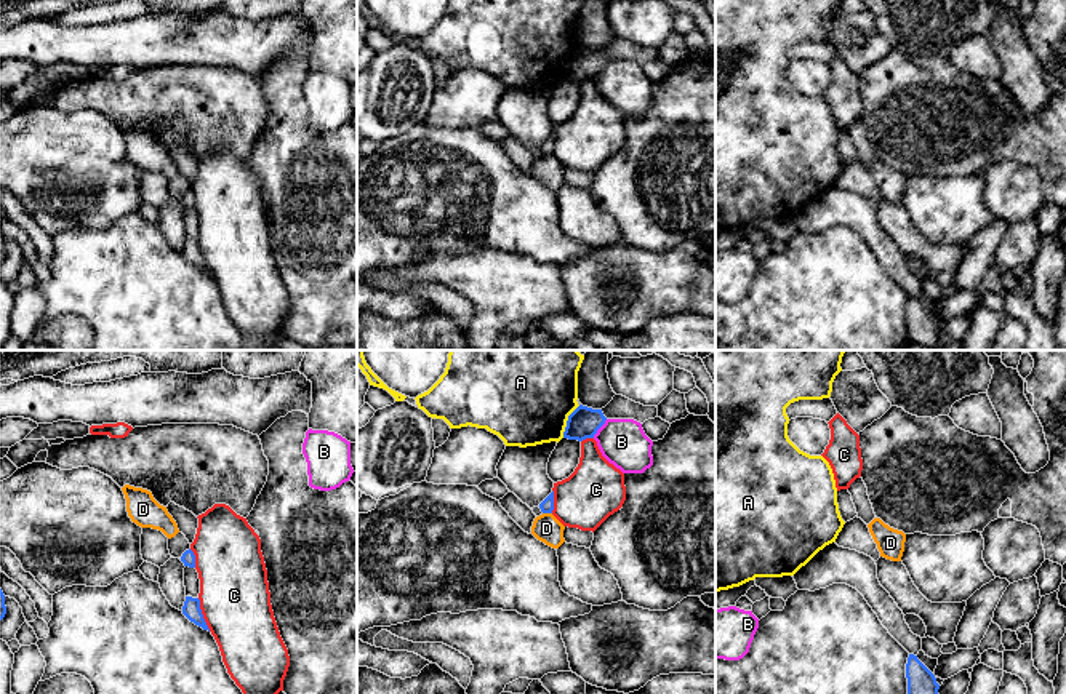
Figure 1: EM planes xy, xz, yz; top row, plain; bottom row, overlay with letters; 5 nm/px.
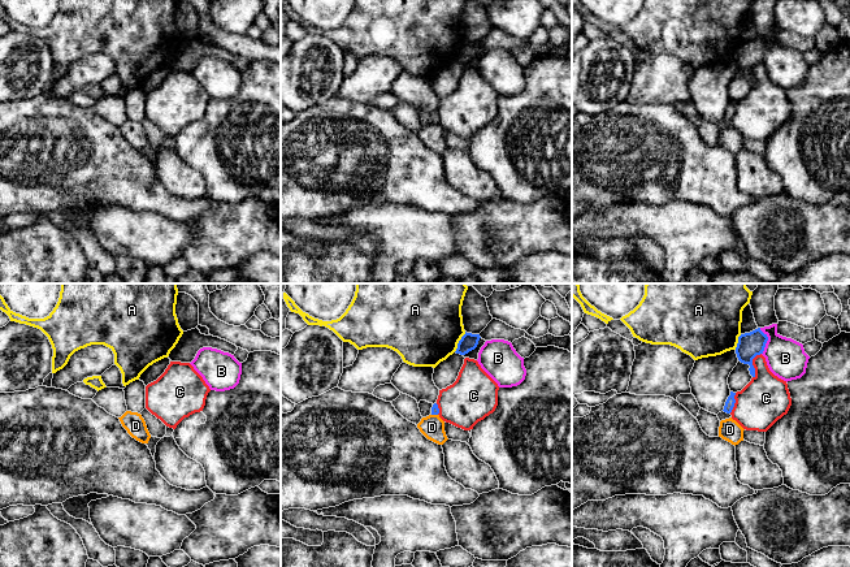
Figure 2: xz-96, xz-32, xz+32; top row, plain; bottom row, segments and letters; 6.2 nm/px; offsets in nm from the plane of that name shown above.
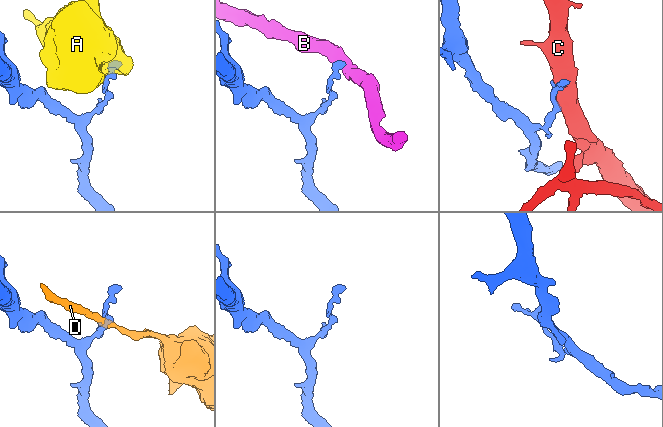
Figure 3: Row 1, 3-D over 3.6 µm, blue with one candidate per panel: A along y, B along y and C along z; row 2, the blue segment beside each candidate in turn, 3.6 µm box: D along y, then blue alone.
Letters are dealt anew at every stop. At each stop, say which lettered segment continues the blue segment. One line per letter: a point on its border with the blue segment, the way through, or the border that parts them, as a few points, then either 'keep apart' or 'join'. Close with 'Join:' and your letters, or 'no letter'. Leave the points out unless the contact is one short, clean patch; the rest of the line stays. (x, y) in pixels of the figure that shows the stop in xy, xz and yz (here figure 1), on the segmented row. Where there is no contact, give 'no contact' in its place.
A: xz (567, 421) | along xz (580, 405), (569, 416), (562, 437) | keep apart
B: xz (599, 427) | along xz (607, 419), (593, 437) | keep apart
C: xy (202, 614) | keep apart
D: xz (548, 512) | along xz (543, 512), (551, 514) | keep apart
Join: no letter

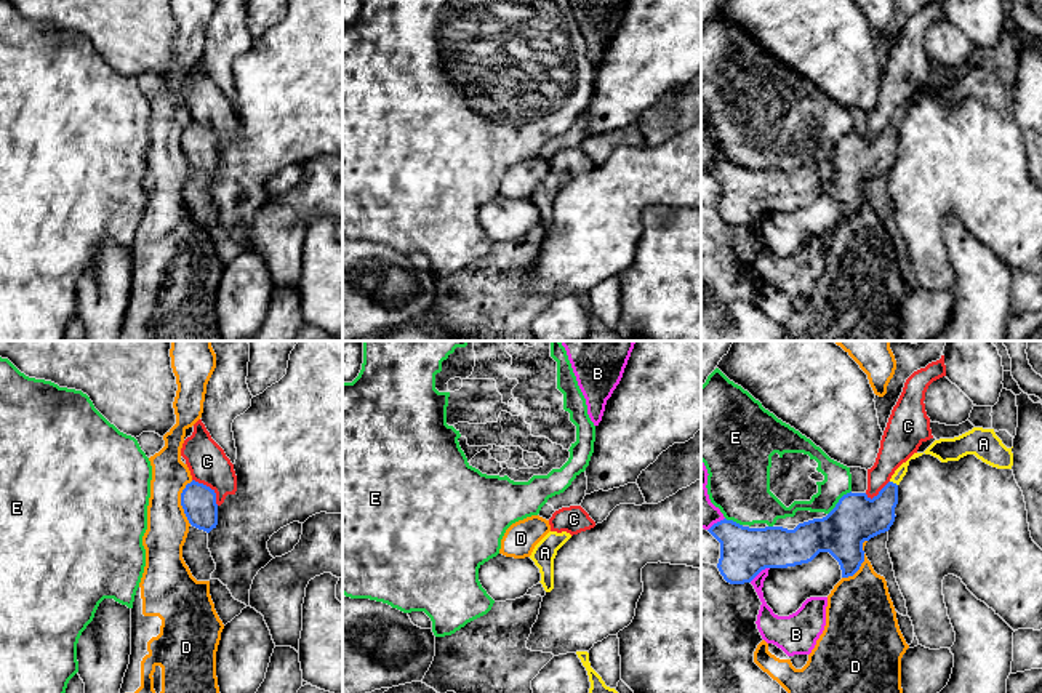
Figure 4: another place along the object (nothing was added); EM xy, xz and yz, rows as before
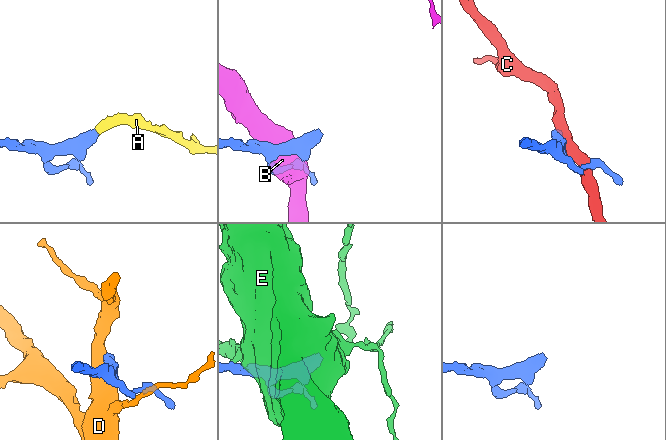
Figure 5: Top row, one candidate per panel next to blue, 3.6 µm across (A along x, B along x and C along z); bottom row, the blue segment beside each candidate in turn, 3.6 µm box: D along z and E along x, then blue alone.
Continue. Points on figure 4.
A: yz (892, 482) | across yz (857, 517), (866, 516), (892, 482), (900, 472) | join
B: yz (759, 572) | keep apart
C: xy (210, 488) | keep apart
D: xy (181, 501) | keep apart
E: yz (839, 501) | keep apart
Join: A

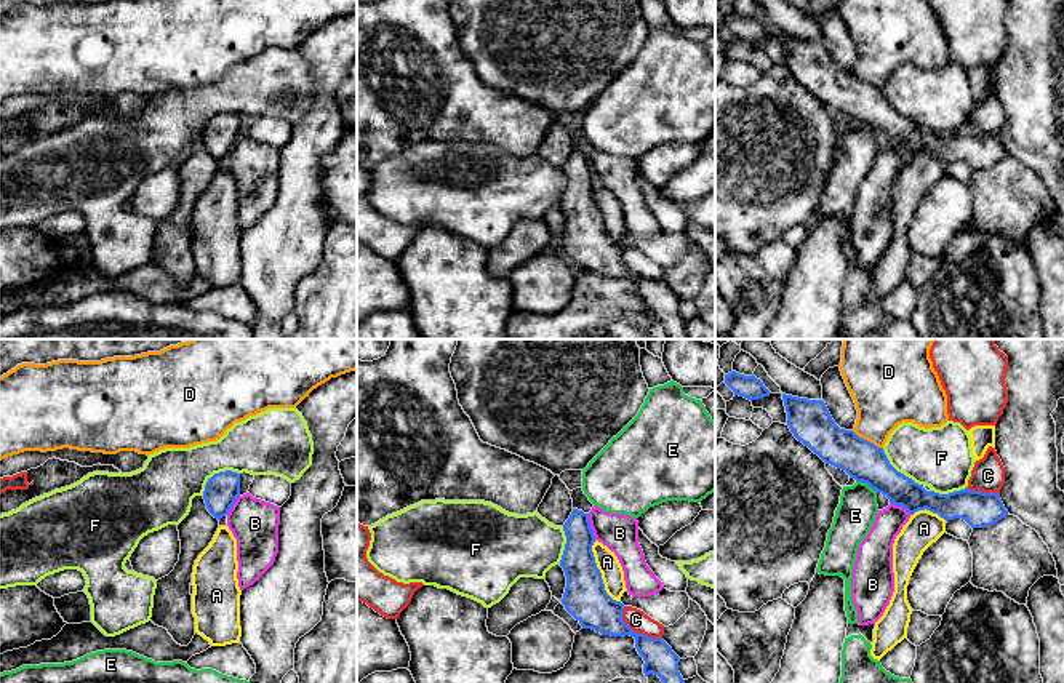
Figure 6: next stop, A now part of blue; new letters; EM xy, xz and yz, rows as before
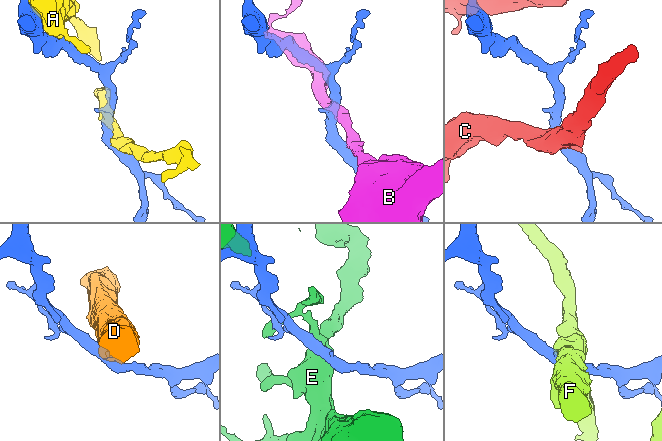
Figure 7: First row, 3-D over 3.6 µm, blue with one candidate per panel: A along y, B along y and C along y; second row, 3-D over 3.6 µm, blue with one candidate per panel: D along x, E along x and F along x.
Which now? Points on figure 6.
A: xz (600, 573) | keep apart
B: xz (589, 527) | along xz (588, 514), (596, 539) | keep apart
C: xz (636, 632) | keep apart
D: yz (866, 440) | along yz (852, 431), (882, 448) | keep apart
E: yz (868, 483) | keep apart
F: xy (216, 474) | keep apart
Join: no letter

